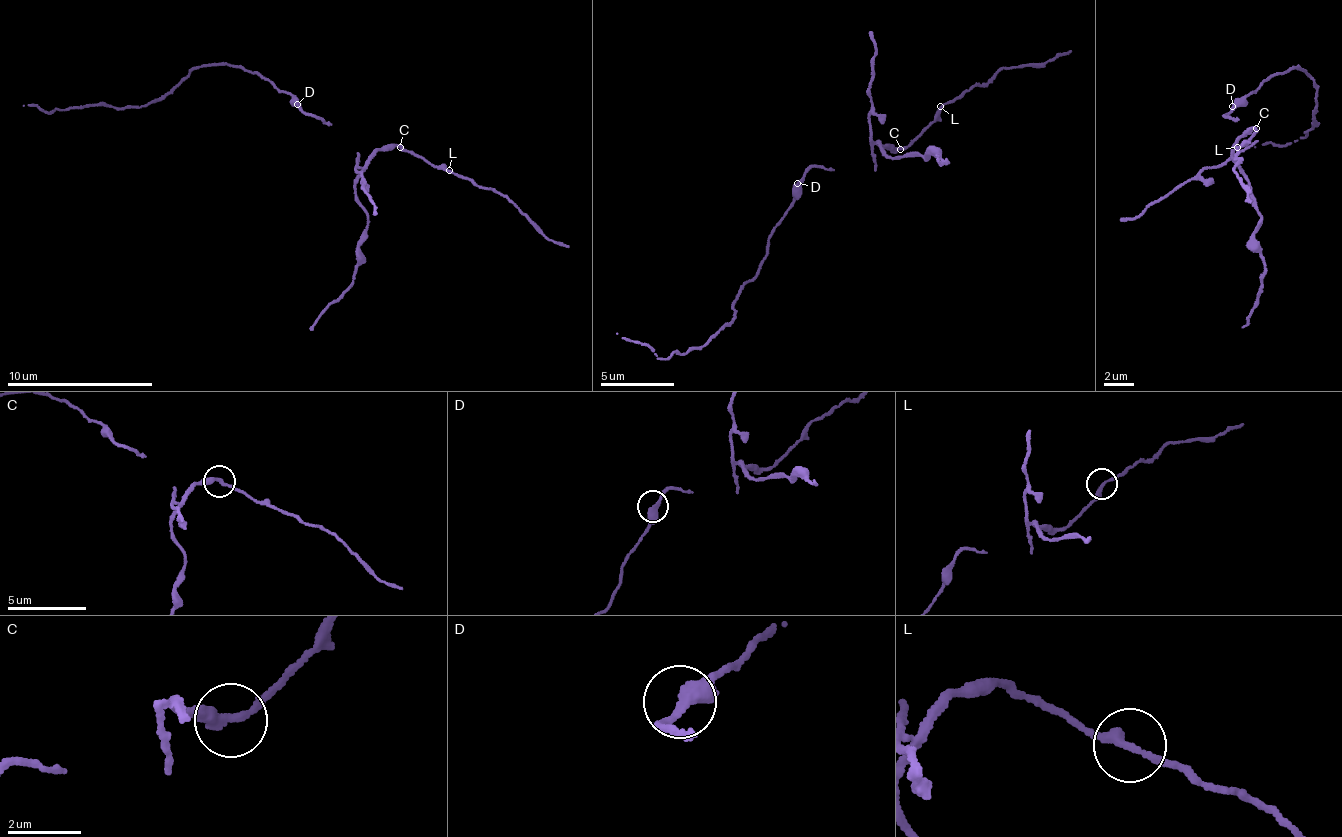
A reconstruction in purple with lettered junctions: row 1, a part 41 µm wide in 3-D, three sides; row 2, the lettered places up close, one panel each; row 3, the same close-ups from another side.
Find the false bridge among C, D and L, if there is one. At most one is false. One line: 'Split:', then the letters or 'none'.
Split: C

